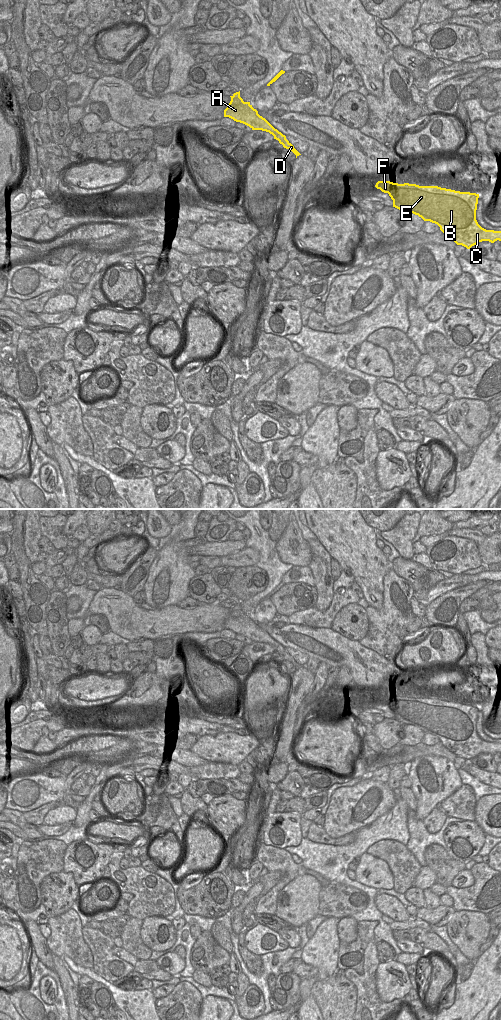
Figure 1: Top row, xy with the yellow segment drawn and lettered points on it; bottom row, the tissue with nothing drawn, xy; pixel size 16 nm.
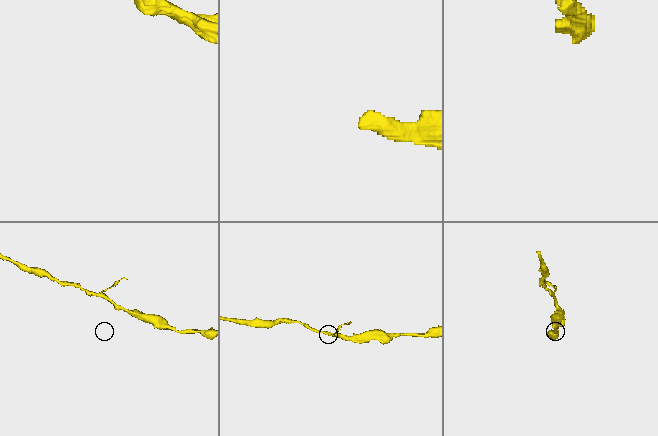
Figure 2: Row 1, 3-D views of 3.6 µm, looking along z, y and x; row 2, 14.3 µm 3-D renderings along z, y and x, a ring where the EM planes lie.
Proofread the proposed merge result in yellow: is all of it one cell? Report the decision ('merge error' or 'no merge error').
no merge error

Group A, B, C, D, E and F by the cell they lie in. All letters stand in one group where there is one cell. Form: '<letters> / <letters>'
A B C D E F

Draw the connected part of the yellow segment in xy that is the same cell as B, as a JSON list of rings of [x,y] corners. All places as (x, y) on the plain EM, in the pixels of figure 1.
[[[378,693],[375,697],[393,712],[393,719],[404,724],[413,725],[424,733],[437,736],[440,742],[457,757],[467,761],[482,753],[501,753],[501,743],[486,742],[476,732],[479,706],[460,704],[438,698],[419,698],[416,696],[398,696],[390,693]]]

